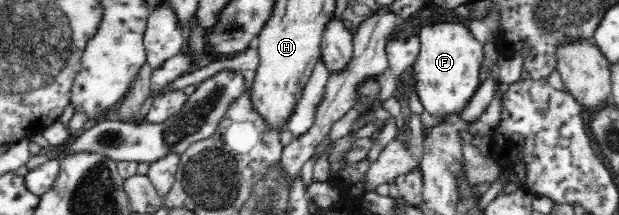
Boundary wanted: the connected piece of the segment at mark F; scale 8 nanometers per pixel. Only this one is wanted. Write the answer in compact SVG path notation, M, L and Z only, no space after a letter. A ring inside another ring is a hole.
M462 23L426 25L420 31L420 42L420 54L412 67L424 109L437 118L461 113L481 85L478 74L484 60L483 44Z

